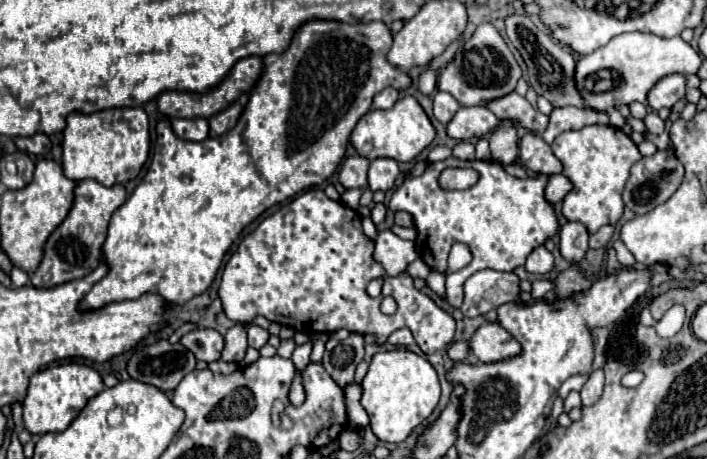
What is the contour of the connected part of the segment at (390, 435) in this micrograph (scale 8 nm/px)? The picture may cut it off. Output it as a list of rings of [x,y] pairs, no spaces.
[[[406,349],[376,353],[362,381],[362,389],[362,407],[370,417],[370,427],[386,443],[402,443],[414,427],[432,415],[440,399],[438,375],[430,361]]]

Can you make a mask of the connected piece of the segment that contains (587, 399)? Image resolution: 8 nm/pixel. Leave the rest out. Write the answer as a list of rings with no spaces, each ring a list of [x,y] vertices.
[[[602,369],[592,371],[592,375],[588,377],[588,381],[584,383],[580,395],[582,395],[582,407],[594,405],[600,397],[602,397],[602,389],[604,389],[604,373]]]

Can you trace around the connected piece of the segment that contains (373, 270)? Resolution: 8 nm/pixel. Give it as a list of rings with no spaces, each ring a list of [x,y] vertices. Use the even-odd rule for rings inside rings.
[[[308,189],[294,197],[290,203],[282,205],[276,213],[268,215],[250,235],[240,241],[224,267],[218,295],[228,319],[242,325],[248,325],[256,315],[262,315],[278,325],[292,327],[294,331],[302,329],[306,333],[334,333],[338,329],[348,329],[360,335],[374,335],[374,345],[384,345],[390,333],[408,327],[418,347],[426,355],[446,349],[454,339],[456,321],[426,293],[418,291],[414,287],[414,279],[408,273],[386,277],[382,295],[370,299],[366,293],[366,285],[370,279],[382,275],[384,267],[374,261],[374,239],[370,239],[362,231],[360,215],[354,209],[346,207],[342,201],[332,201],[330,197],[326,197],[322,189]],[[384,297],[394,297],[394,301],[398,303],[394,315],[384,315],[380,311],[380,303]]]

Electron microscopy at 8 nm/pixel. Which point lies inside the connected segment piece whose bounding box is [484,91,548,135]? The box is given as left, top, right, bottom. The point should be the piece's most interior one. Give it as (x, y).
(510, 106)

